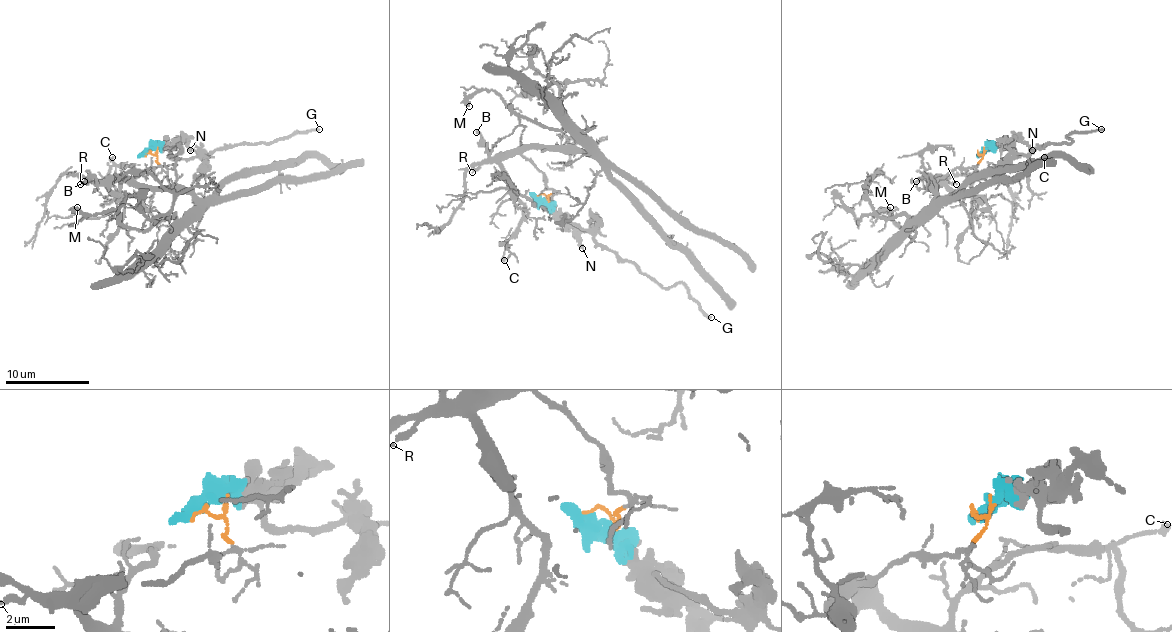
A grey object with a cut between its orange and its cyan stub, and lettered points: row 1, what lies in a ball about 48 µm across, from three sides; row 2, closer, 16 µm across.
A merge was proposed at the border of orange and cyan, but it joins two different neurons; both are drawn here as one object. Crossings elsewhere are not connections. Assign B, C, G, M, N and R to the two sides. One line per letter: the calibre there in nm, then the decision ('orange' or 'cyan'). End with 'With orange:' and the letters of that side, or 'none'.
B: calibre 150 nm; orange
C: calibre 260 nm; orange
G: calibre 260 nm; cyan
M: calibre 440 nm; orange
N: calibre 260 nm; cyan
R: calibre 240 nm; orange
With orange: B, C, M, R

